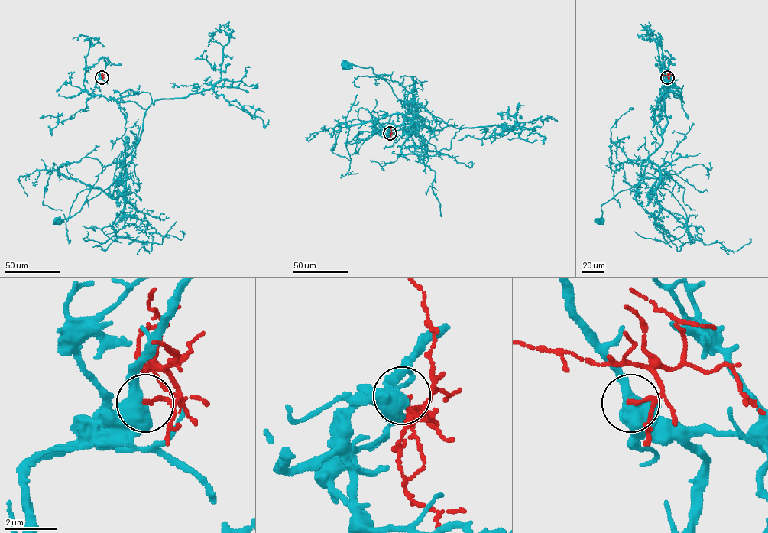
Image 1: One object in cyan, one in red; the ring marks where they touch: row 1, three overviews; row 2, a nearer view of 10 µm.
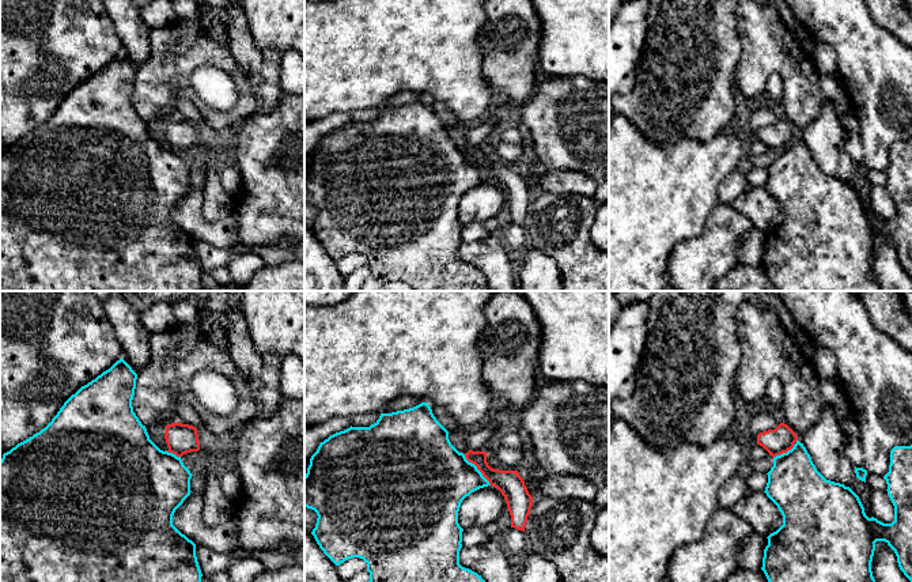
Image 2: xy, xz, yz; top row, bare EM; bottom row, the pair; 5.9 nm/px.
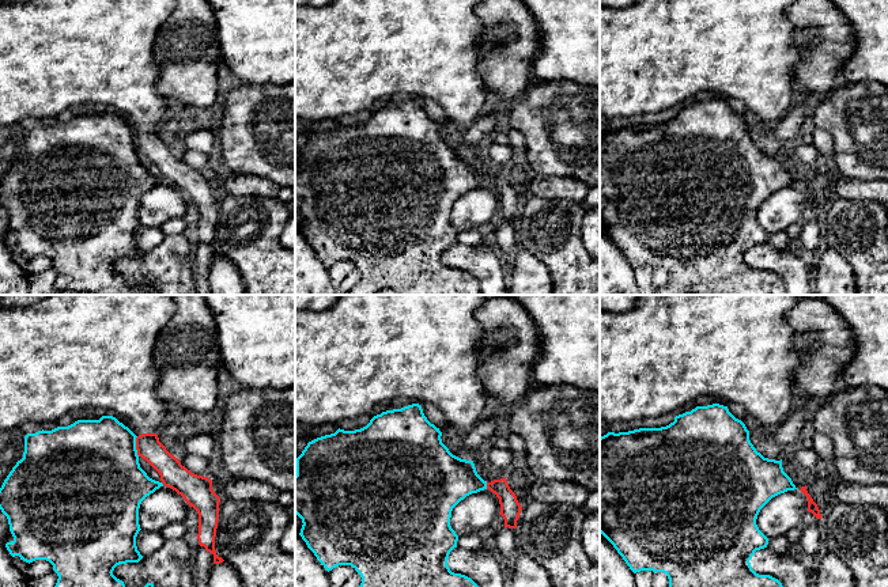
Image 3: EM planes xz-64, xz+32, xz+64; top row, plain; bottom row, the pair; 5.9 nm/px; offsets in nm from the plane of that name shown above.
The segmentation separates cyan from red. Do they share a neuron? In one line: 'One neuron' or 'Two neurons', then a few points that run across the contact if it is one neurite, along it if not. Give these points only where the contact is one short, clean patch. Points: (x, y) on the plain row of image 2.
Two neurons. Line: xz (464, 150), (491, 180)

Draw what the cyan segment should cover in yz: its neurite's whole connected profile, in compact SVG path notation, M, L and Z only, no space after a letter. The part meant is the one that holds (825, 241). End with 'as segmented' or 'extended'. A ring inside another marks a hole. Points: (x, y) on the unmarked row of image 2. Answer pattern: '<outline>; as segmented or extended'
M796 136L794 143L787 148L773 152L773 162L767 170L768 170L768 178L764 188L777 201L779 207L782 208L783 220L776 227L771 228L767 233L768 241L764 245L761 265L764 267L768 277L775 284L777 291L882 291L882 287L878 283L871 267L871 257L873 257L877 237L885 237L894 246L900 265L912 277L912 140L894 141L892 144L889 167L883 171L888 179L888 185L886 185L888 190L894 201L894 216L892 219L883 219L874 212L869 213L864 208L864 203L859 192L849 182L826 175L817 166L815 160L811 156L810 150L807 148L803 139L801 139L799 136Z; as segmented

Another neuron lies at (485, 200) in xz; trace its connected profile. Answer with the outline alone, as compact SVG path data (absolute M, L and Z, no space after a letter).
M488 181L466 192L458 207L458 219L462 224L484 223L491 218L497 218L507 199L502 188L493 181Z

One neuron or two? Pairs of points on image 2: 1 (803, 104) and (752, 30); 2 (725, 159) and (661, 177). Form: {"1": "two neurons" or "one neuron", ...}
{"1": "one neuron", "2": "one neuron"}

